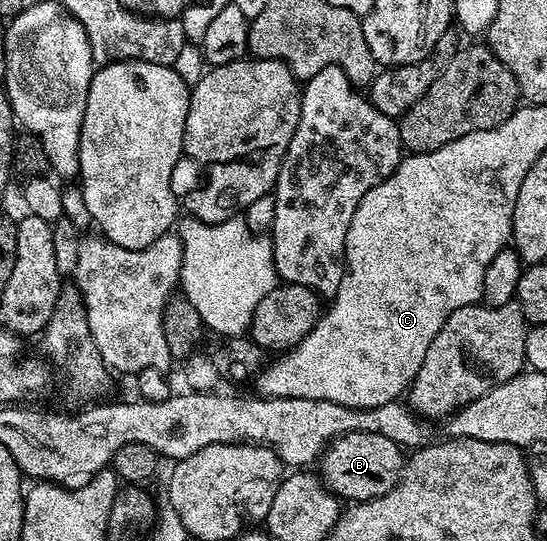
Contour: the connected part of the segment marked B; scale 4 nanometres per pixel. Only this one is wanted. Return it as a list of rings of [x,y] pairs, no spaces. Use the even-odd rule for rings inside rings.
[[[349,433],[340,439],[334,439],[323,452],[317,463],[317,471],[323,480],[324,487],[340,500],[364,503],[367,499],[376,499],[397,481],[403,472],[405,462],[404,448],[397,446],[389,437],[381,437],[381,433]]]

